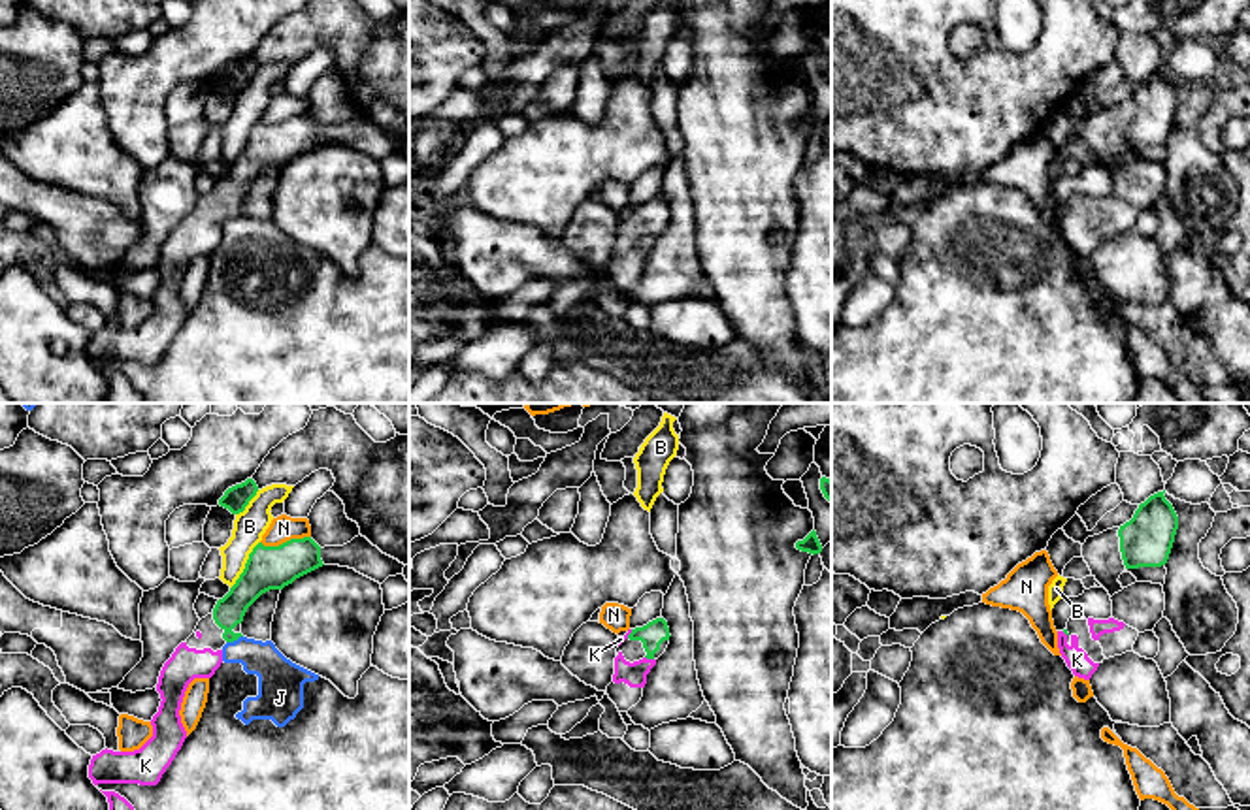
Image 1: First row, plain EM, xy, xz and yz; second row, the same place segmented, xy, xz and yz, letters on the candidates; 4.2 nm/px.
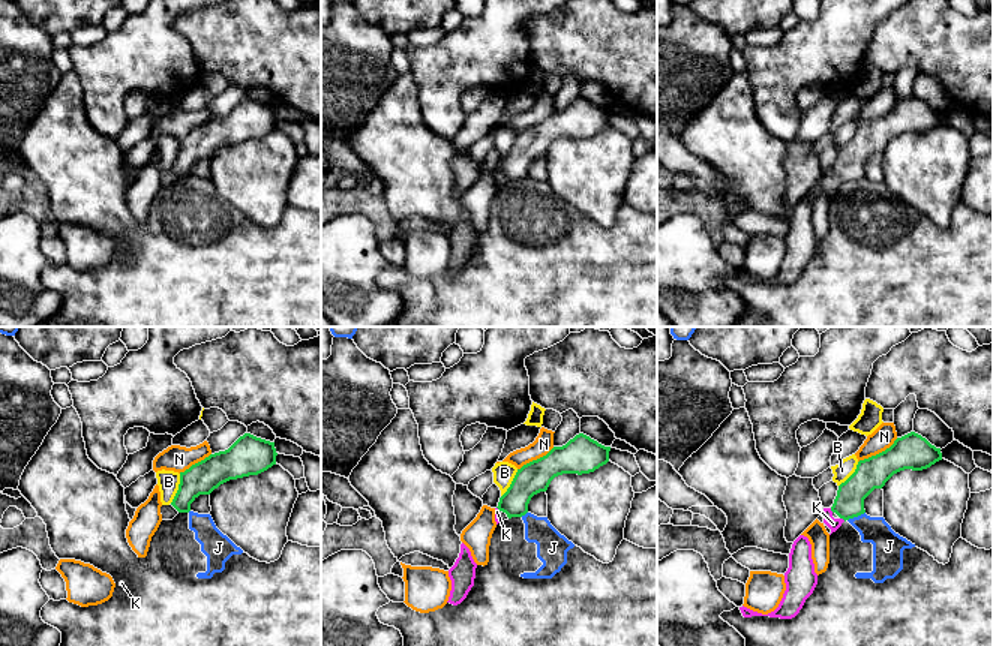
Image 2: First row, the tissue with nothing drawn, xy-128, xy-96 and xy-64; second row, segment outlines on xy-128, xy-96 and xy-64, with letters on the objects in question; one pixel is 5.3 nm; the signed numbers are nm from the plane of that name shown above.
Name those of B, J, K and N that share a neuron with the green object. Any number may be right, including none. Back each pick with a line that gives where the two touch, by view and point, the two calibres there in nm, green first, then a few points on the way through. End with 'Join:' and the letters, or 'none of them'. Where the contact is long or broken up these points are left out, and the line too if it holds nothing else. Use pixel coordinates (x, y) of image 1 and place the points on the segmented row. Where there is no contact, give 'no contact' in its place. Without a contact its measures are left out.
K: meets green in xz at (649, 658); 100 nm thick on the green side, 100 nm on the other; runs through xz (657, 631), (651, 637), (649, 658), (634, 675)
Join: K

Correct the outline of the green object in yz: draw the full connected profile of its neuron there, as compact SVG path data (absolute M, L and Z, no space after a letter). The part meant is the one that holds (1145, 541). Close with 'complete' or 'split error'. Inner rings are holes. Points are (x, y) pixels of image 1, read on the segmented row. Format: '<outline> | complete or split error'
M1165 490L1139 505L1133 518L1120 526L1120 552L1126 569L1161 567L1167 563L1178 516L1165 499Z | complete

